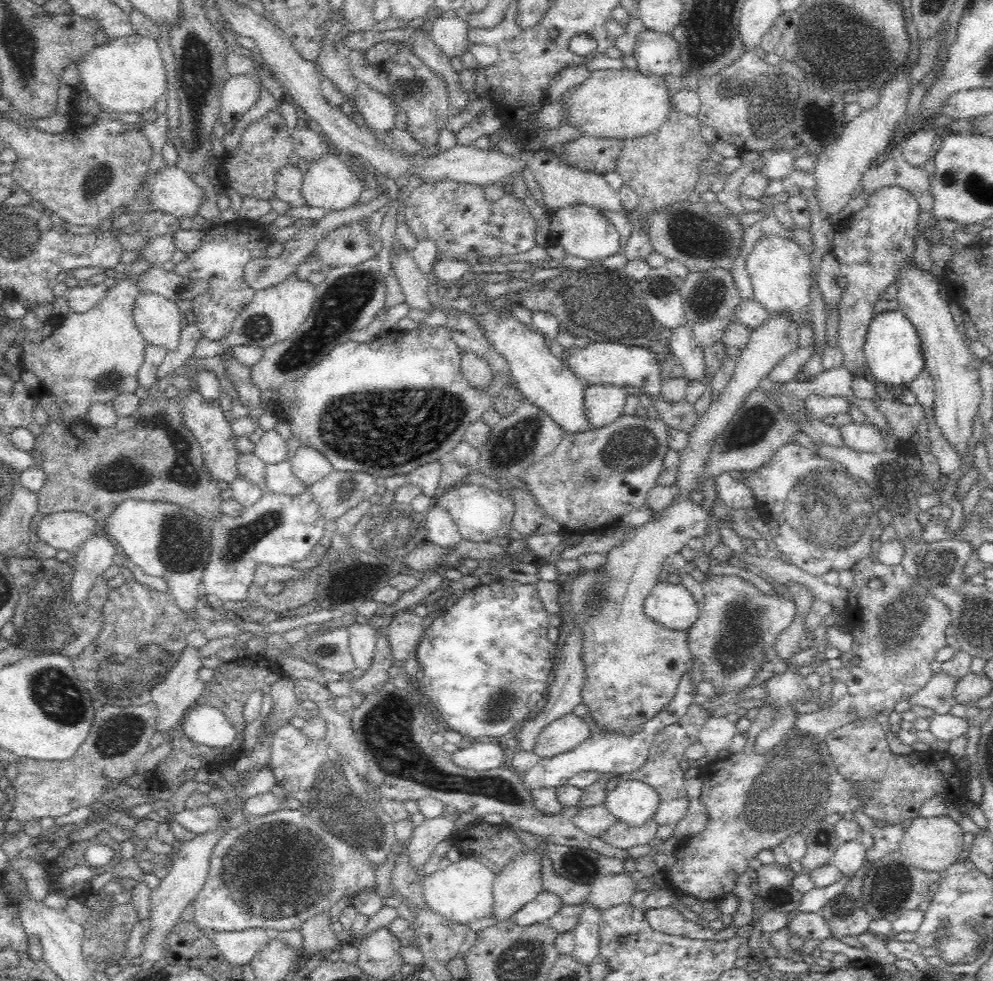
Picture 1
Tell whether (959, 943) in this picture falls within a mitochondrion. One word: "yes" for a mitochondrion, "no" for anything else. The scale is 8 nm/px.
yes

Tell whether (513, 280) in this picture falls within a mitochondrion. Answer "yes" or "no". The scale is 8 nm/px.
no

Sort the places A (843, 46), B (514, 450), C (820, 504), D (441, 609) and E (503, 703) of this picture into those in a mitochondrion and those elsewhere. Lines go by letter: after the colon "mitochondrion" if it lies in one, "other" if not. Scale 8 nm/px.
A: mitochondrion
B: mitochondrion
C: mitochondrion
D: other
E: mitochondrion

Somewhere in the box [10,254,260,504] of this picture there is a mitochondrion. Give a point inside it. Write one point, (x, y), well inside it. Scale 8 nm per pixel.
(122, 472)

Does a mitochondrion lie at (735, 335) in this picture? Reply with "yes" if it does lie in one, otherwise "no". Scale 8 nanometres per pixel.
no

